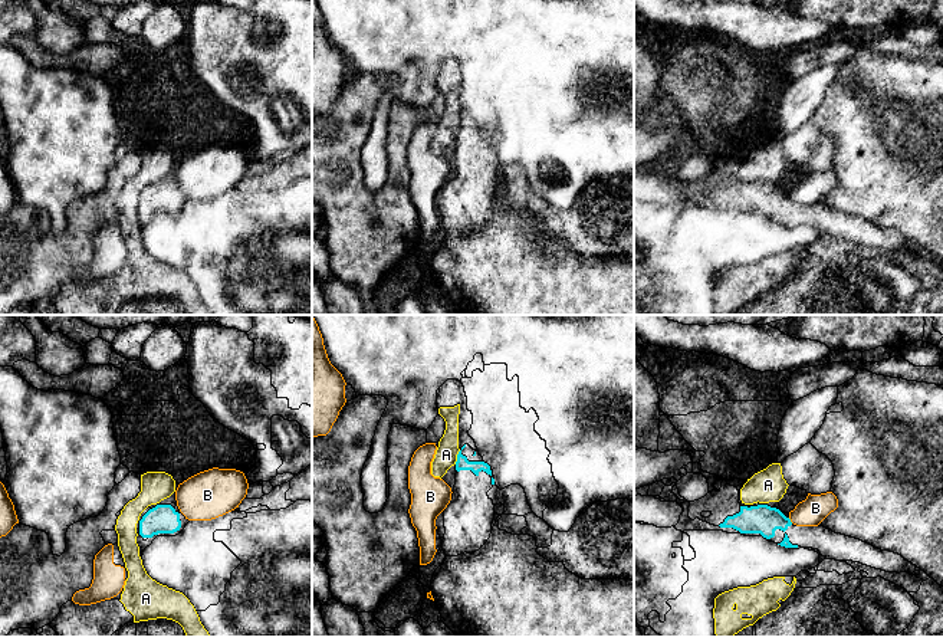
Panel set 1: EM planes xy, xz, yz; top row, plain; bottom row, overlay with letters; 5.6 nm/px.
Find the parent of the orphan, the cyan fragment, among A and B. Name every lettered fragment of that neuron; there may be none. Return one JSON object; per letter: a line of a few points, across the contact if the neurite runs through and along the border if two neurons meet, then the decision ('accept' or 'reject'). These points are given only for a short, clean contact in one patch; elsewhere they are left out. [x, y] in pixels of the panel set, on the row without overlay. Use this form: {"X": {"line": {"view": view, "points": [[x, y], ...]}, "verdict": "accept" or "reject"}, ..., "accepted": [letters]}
{"A": {"verdict": "reject"}, "B": {"line": {"view": "yz", "points": [[788, 196], [792, 200]]}, "verdict": "reject"}, "accepted": []}

